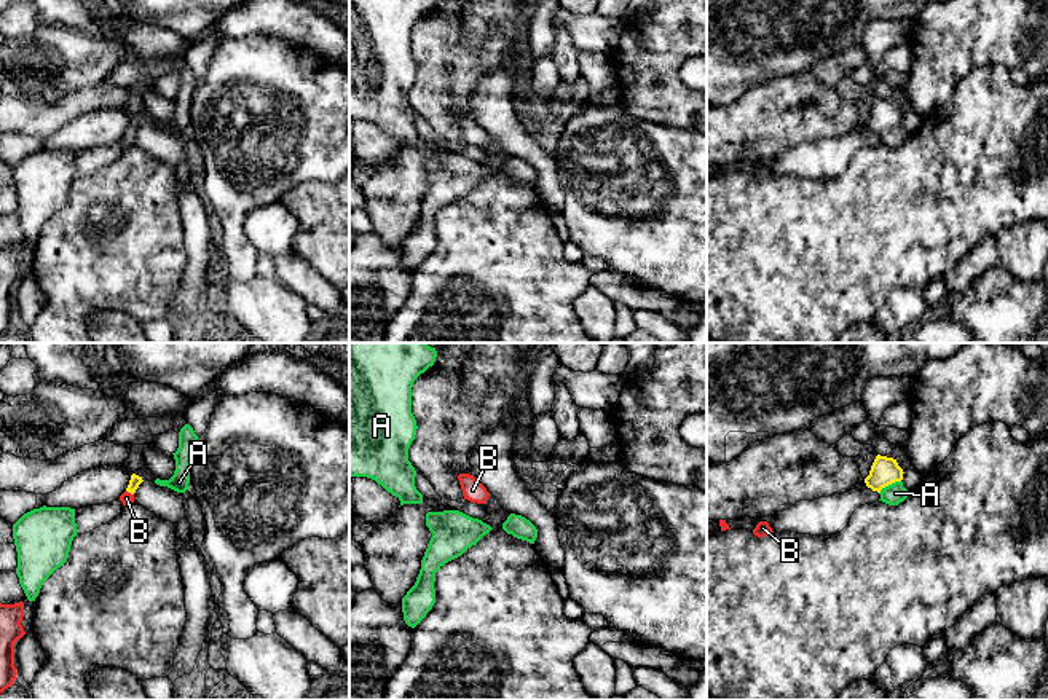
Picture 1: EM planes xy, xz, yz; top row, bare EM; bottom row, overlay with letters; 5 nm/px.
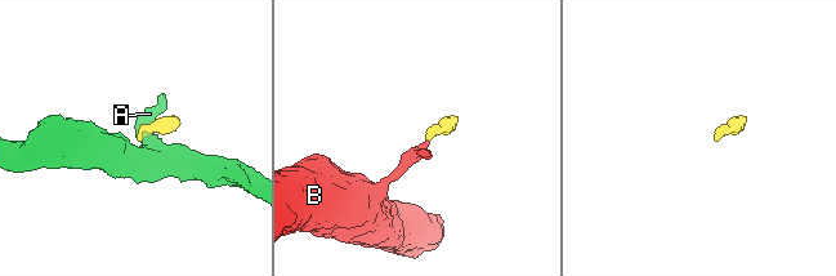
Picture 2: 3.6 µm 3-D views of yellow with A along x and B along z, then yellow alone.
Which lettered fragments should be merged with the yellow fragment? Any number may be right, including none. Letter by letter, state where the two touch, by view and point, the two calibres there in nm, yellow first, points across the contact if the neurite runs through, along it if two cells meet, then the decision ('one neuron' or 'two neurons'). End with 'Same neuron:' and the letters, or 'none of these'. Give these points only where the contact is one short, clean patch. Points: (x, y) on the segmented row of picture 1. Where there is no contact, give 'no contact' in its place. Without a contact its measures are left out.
A: contact yz (889, 483); calibres 140 and 110 nm; border yz (900, 480), (886, 485), (879, 493); two neurons
B: contact xy (130, 491); calibres 60 and 70 nm; way xy (136, 480), (130, 491), (126, 498); one neuron
Same neuron: B

